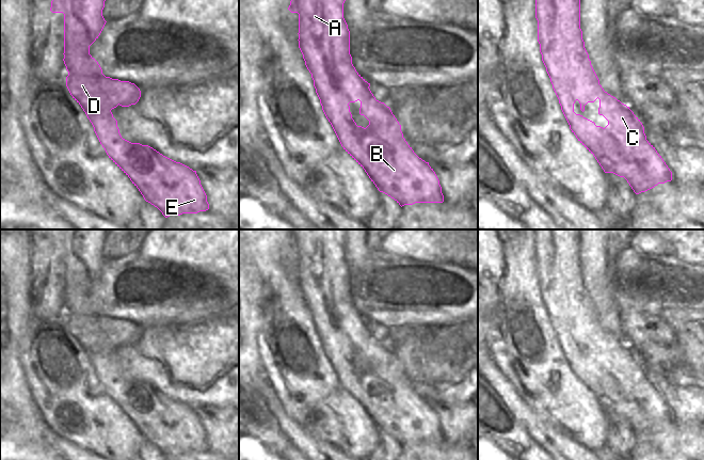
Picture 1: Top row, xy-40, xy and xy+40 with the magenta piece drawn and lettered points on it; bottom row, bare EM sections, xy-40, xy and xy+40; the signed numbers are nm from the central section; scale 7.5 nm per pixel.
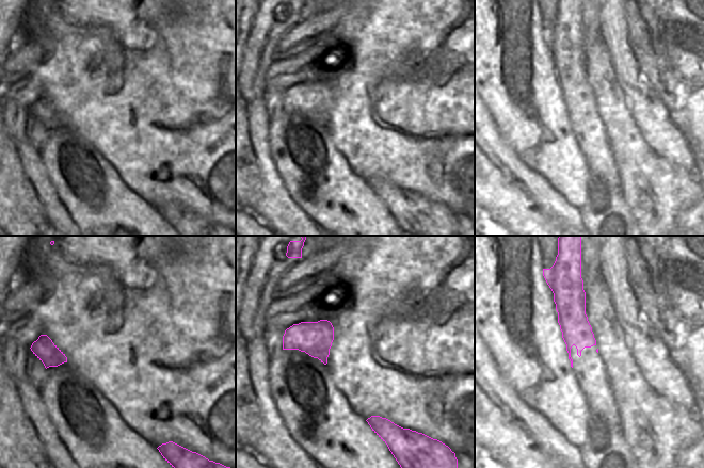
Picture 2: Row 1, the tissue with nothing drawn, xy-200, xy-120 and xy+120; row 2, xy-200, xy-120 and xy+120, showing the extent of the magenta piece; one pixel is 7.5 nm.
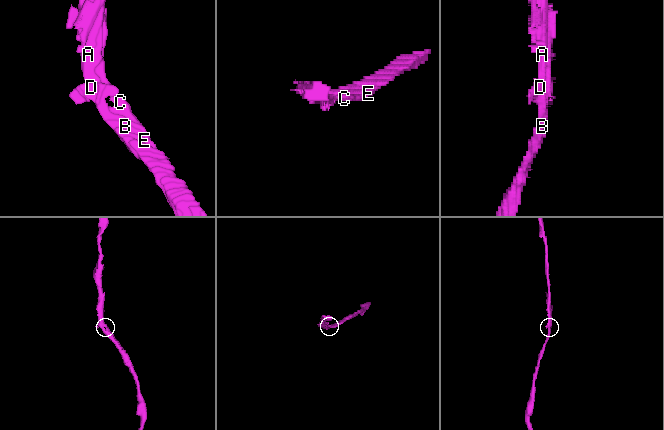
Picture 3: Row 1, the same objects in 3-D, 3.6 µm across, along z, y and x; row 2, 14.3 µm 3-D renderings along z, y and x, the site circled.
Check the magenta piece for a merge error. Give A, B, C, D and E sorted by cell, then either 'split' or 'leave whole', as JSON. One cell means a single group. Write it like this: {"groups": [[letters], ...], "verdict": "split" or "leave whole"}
{"groups": [["A", "B", "C", "D", "E"]], "verdict": "leave whole"}

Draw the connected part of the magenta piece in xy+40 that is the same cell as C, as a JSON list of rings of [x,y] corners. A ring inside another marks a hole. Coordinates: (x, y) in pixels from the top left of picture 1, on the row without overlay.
[[[538,229],[538,234],[535,235],[535,257],[538,259],[538,281],[540,283],[542,300],[559,338],[561,349],[572,371],[595,396],[604,411],[624,416],[636,433],[645,431],[658,423],[671,421],[672,411],[655,386],[646,379],[644,366],[640,359],[629,346],[605,331],[599,323],[582,279],[582,270],[580,268],[580,229]],[[597,337],[599,338],[598,353],[608,360],[608,364],[605,367],[596,365],[594,361],[574,351],[576,339],[579,340],[580,349],[583,351],[585,345],[588,342],[594,342]]]

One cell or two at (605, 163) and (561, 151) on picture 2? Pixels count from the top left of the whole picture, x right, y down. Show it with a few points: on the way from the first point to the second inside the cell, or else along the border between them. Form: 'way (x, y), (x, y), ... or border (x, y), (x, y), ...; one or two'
border (574, 134), (574, 139), (587, 165), (588, 182); two

